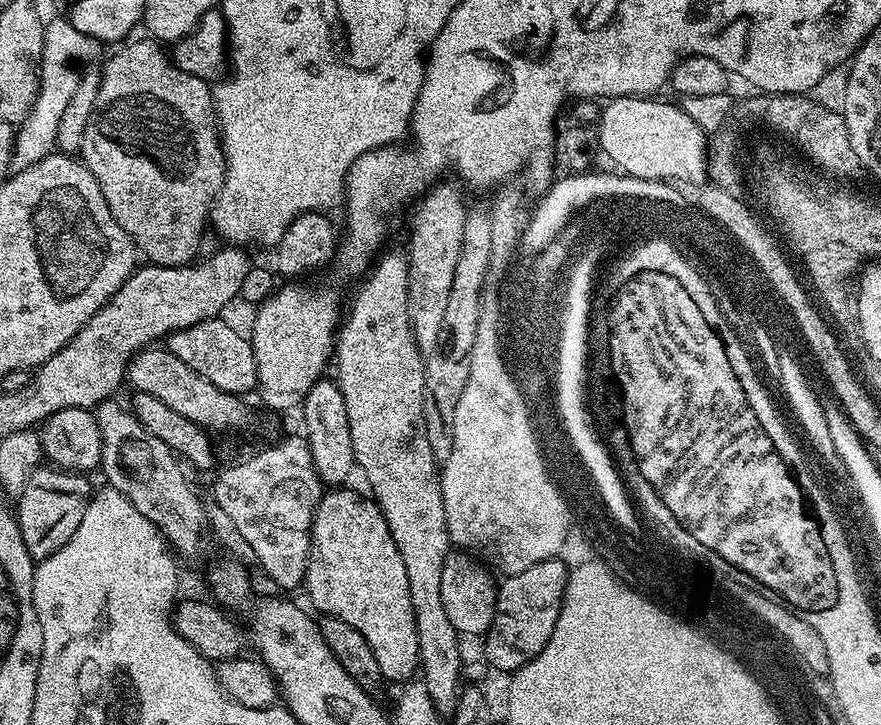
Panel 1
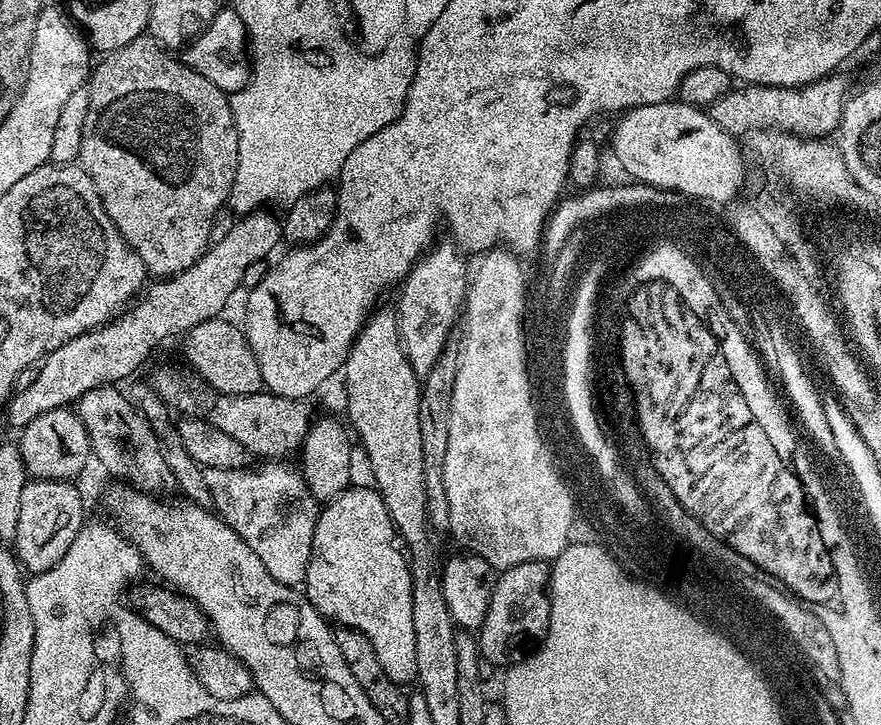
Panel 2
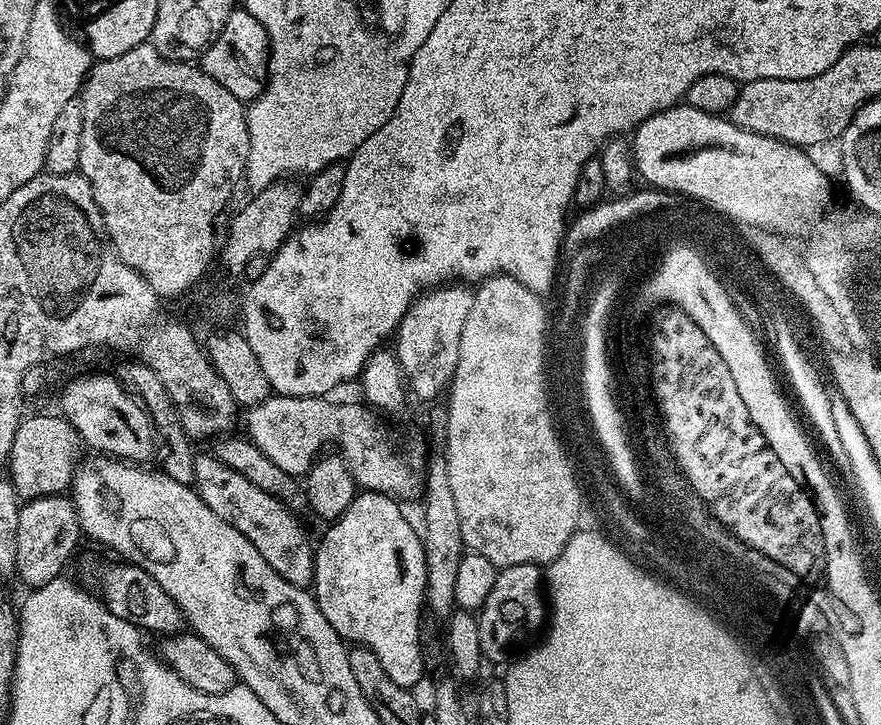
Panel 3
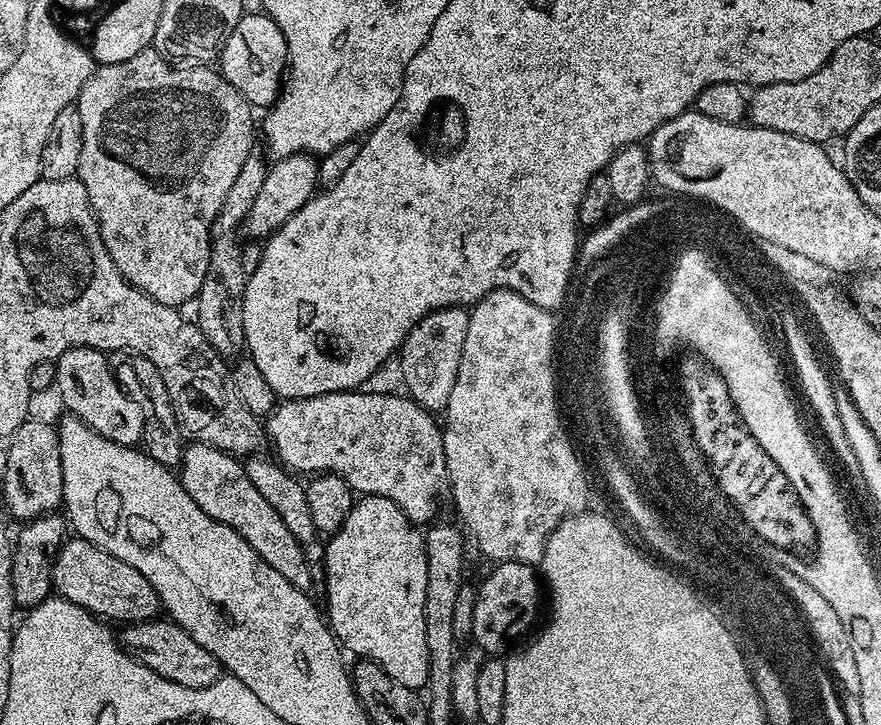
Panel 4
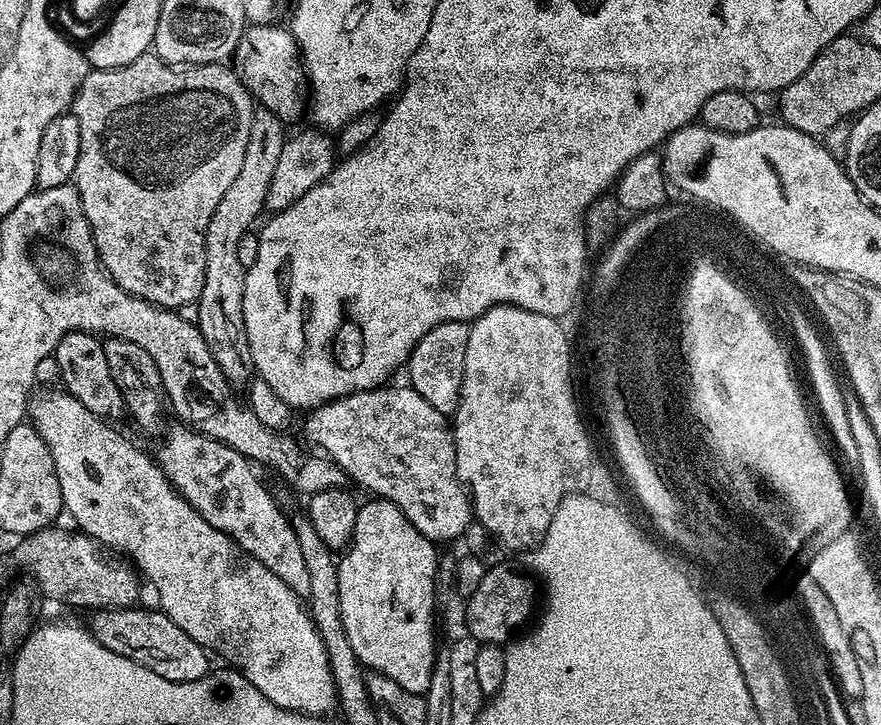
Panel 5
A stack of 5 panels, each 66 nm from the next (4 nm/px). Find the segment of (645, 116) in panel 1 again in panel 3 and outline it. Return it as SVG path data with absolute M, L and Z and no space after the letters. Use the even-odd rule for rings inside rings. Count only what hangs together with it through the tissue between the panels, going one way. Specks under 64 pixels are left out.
M687 106L668 108L664 112L646 118L630 136L632 161L636 163L639 179L656 190L692 197L702 204L716 209L737 225L750 224L753 228L779 229L779 224L788 220L788 208L795 204L819 206L830 199L828 176L811 160L809 153L795 144L775 140L747 132L724 116L711 116L702 110Z

